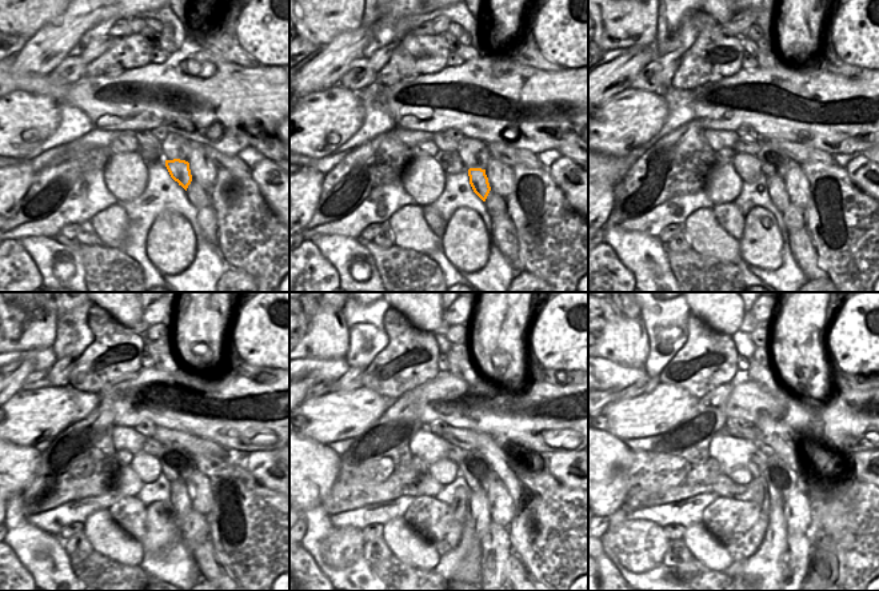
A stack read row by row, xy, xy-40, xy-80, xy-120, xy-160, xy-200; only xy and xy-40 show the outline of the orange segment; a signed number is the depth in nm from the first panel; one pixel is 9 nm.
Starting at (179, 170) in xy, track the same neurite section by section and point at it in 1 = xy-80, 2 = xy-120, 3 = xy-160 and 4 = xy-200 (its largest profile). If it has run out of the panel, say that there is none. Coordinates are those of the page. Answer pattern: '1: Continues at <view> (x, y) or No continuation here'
1: Continues at xy-80 (776, 190)
2: Continues at xy-120 (180, 499)
3: Continues at xy-160 (463, 563)
4: Continues at xy-200 (767, 563).

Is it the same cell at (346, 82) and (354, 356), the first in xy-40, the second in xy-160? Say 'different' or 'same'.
different

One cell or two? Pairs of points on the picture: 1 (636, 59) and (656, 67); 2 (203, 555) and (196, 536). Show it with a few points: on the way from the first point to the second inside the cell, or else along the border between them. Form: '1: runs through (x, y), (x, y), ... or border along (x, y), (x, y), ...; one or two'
1: border along (656, 58), (628, 86); two
2: border along (210, 536), (195, 550), (194, 555); two

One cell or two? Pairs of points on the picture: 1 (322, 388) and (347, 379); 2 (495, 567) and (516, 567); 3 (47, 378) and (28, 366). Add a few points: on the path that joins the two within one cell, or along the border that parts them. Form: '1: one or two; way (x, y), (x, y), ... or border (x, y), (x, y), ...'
1: one; way (328, 387), (340, 384)
2: two; border (511, 552), (504, 576)
3: two; border (34, 370), (20, 390)

